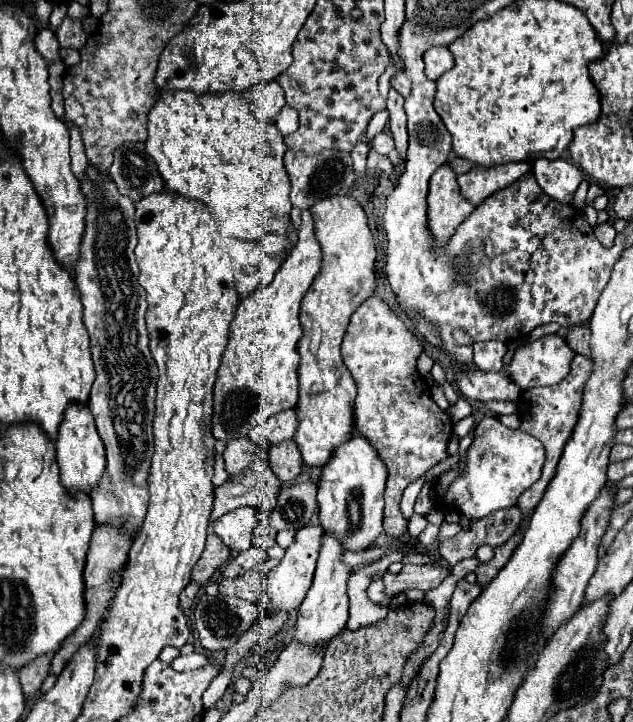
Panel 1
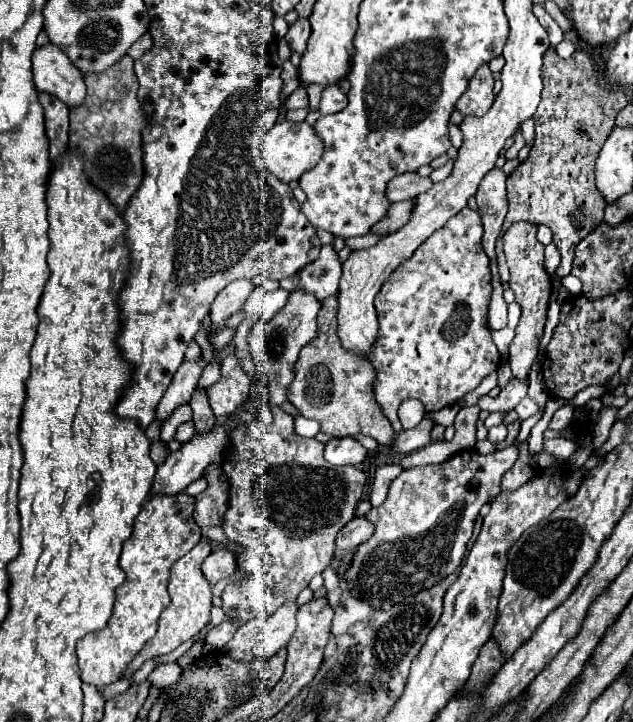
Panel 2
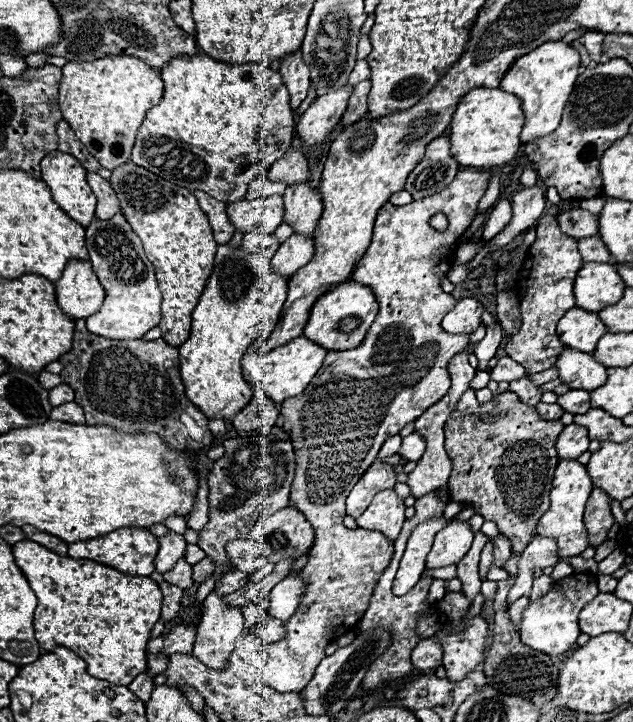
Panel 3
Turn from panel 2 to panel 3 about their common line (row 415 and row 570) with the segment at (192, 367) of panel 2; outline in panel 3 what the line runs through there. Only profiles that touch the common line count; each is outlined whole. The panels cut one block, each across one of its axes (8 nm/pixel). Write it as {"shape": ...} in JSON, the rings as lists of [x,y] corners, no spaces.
{"shape":[[[168,532],[164,538],[160,538],[160,550],[156,556],[156,572],[164,574],[174,568],[174,564],[184,558],[186,554],[186,542],[180,534]]]}

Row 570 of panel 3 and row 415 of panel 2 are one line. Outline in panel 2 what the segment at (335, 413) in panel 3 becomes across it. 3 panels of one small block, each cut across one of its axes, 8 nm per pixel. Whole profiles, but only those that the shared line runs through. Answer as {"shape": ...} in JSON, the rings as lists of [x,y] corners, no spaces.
{"shape":[[[334,294],[330,300],[322,302],[318,314],[318,336],[302,348],[294,366],[294,380],[290,388],[286,388],[286,398],[304,418],[316,420],[324,434],[334,438],[368,434],[380,444],[390,444],[394,440],[394,430],[372,394],[374,368],[364,356],[358,356],[358,352],[346,352],[346,348],[342,348],[336,334],[336,312],[338,300]]]}

